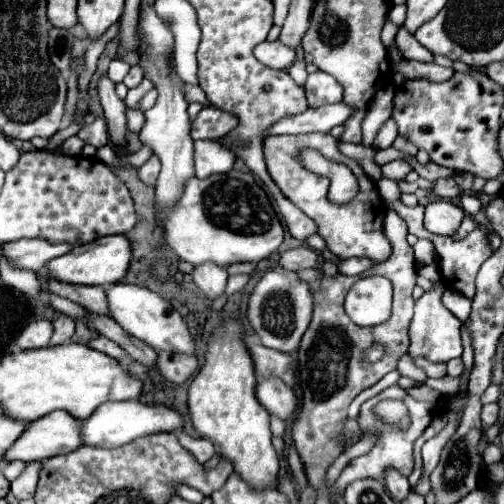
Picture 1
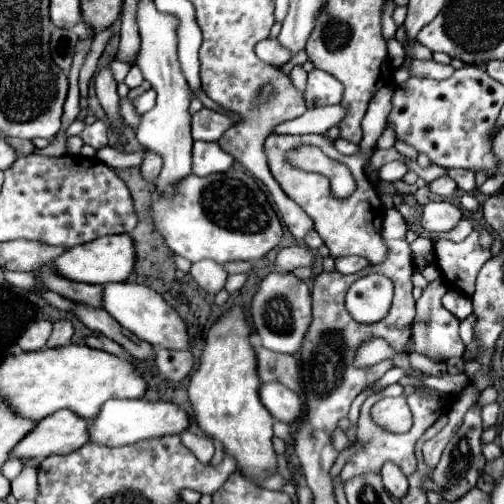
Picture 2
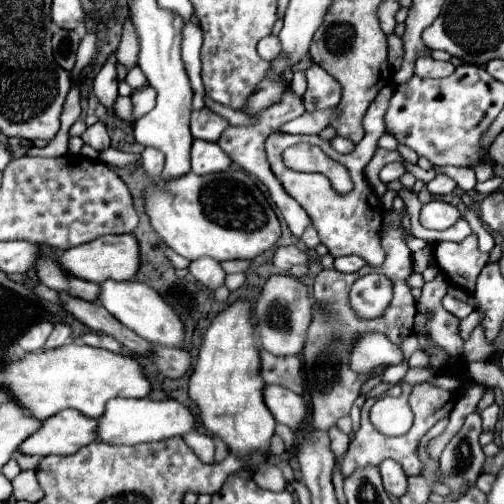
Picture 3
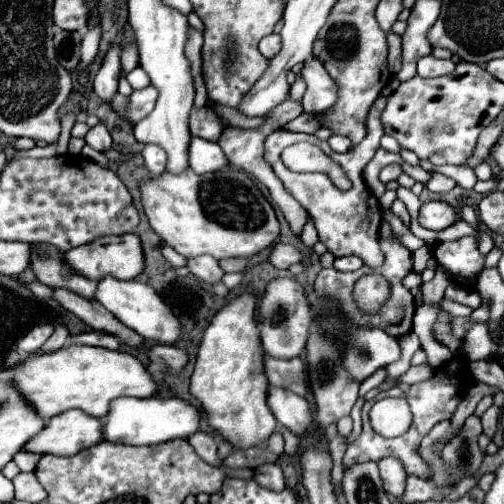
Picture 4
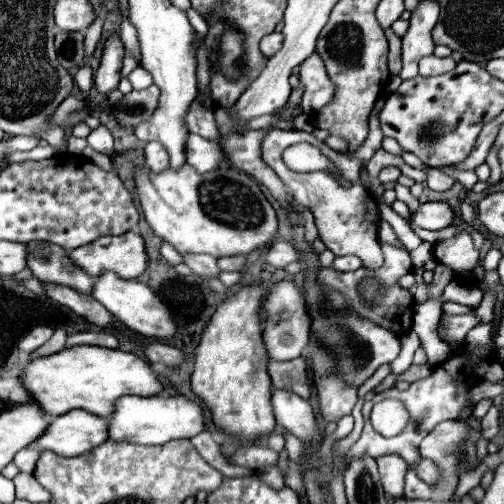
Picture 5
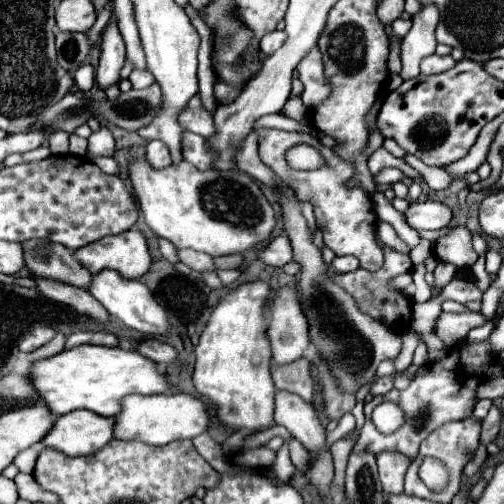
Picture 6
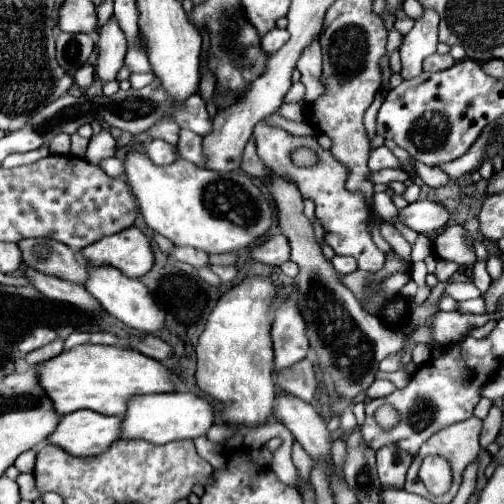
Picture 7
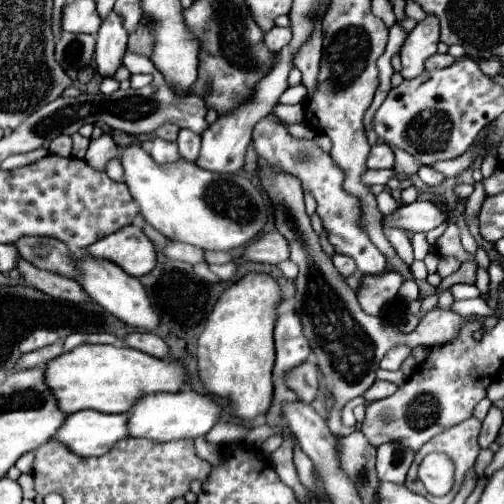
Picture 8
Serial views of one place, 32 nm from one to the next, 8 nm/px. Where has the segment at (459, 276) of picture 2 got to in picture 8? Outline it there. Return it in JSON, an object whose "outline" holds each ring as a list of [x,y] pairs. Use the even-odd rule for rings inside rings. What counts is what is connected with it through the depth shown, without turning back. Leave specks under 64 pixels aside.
{"outline":[[[448,224],[448,228],[446,228],[446,232],[438,238],[438,242],[436,242],[436,250],[438,250],[438,254],[442,254],[442,256],[450,256],[450,258],[456,258],[456,260],[460,260],[460,262],[468,262],[468,260],[472,260],[472,256],[464,250],[464,246],[462,246],[462,242],[460,242],[460,228],[456,226],[456,224]]]}

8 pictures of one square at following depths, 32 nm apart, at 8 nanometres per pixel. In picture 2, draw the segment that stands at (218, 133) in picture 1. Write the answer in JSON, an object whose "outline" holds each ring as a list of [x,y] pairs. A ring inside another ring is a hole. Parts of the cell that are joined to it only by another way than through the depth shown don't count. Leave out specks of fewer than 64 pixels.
{"outline":[[[202,108],[192,116],[192,138],[194,140],[218,140],[228,128],[234,126],[234,120],[222,112]]]}

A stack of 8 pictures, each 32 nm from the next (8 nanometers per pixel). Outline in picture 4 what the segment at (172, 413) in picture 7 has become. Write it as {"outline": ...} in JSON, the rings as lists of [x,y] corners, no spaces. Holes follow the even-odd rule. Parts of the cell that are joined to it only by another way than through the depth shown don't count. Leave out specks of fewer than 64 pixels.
{"outline":[[[116,398],[102,420],[102,438],[114,444],[160,444],[186,438],[198,428],[198,410],[180,398]]]}

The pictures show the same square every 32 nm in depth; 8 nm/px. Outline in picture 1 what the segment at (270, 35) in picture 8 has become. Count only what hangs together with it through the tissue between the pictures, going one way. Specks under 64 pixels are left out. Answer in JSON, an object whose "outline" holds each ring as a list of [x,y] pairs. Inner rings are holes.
{"outline":[[[262,42],[254,48],[254,56],[272,70],[288,70],[294,60],[294,50],[286,44],[276,42]]]}

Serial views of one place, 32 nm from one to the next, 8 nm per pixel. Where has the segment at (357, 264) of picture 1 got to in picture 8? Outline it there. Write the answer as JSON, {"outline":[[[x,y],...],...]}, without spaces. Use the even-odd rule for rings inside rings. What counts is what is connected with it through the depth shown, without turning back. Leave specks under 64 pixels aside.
{"outline":[[[334,254],[334,256],[332,256],[332,262],[334,262],[336,270],[338,270],[338,272],[340,272],[344,278],[356,272],[356,262],[354,262],[352,258],[348,258],[348,256],[342,256],[342,254]]]}

